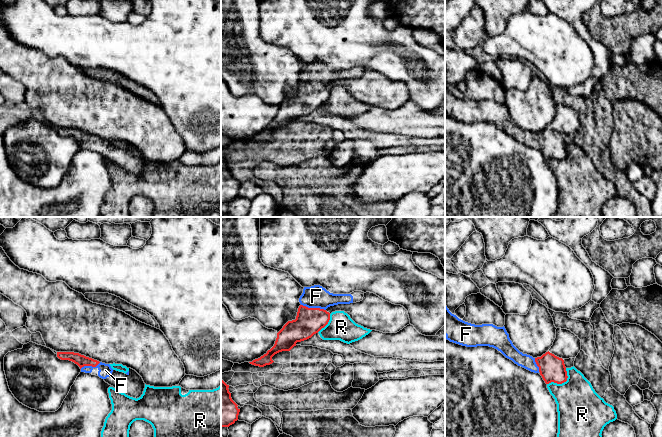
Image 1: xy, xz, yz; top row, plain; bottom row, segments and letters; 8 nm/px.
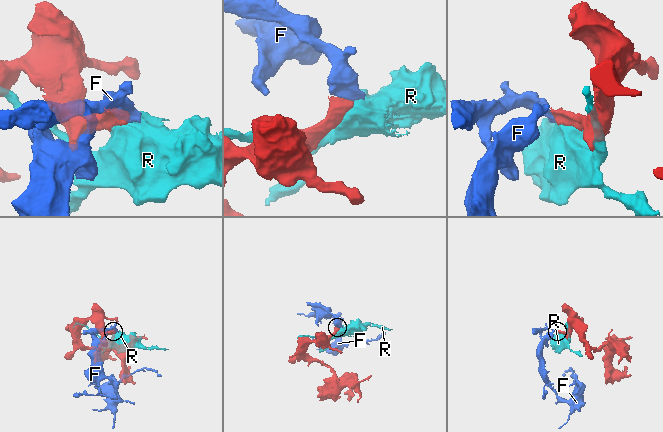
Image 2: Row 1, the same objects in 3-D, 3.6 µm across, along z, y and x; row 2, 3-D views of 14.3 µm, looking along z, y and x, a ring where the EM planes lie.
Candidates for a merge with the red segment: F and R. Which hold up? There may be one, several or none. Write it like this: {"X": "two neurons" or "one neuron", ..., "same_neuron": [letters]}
{"F": "one neuron", "R": "two neurons", "same_neuron": ["F"]}

